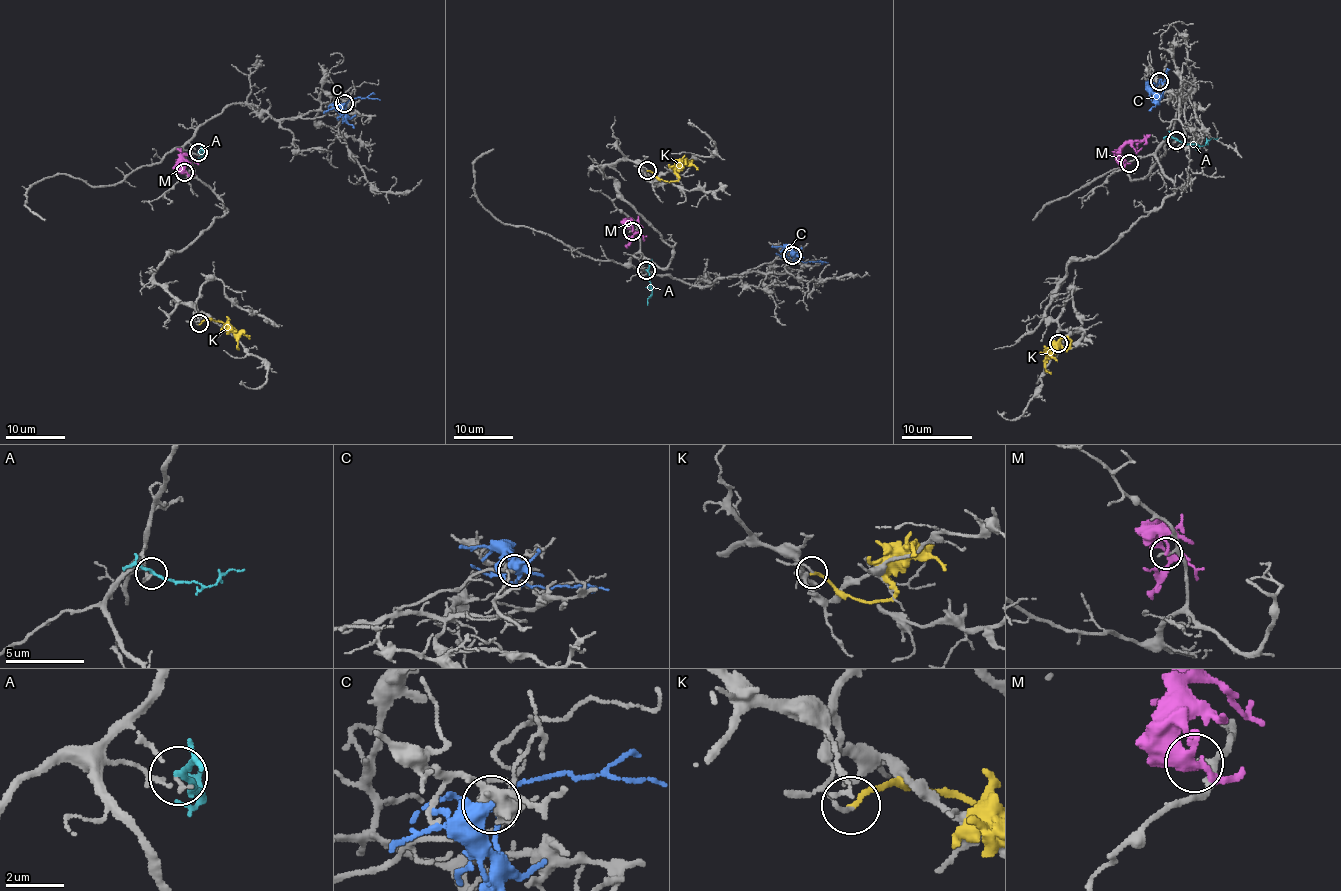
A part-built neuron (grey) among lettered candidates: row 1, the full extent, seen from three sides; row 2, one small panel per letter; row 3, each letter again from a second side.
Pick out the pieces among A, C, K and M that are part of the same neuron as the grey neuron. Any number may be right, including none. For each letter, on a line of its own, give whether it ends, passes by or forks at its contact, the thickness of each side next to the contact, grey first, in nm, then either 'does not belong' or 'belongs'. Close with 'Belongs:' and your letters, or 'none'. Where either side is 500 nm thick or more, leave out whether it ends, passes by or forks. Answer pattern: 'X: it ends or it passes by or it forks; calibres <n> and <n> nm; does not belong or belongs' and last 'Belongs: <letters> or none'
A: it passes by; calibres 130 and 170 nm; does not belong
C: it passes by; calibres 440 and 90 nm; does not belong
K: it ends; calibres 130 and 180 nm; does not belong
M: it ends; calibres 160 and 200 nm; does not belong
Belongs: none

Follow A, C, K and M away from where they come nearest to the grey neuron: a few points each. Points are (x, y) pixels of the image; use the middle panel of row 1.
A: (646, 270), (652, 291), (648, 305)
C: (792, 255), (790, 260), (827, 263)
K: (648, 171), (671, 181), (677, 178), (686, 160), (686, 165)
M: (633, 230), (628, 223), (633, 239), (627, 248)

